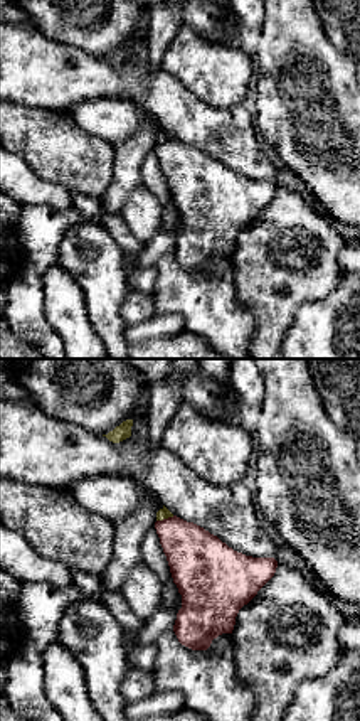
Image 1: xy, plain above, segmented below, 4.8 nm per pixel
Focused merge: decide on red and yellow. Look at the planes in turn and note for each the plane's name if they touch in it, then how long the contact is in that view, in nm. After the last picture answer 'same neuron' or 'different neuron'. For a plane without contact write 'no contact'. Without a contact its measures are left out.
contact in xy; length 90 nm

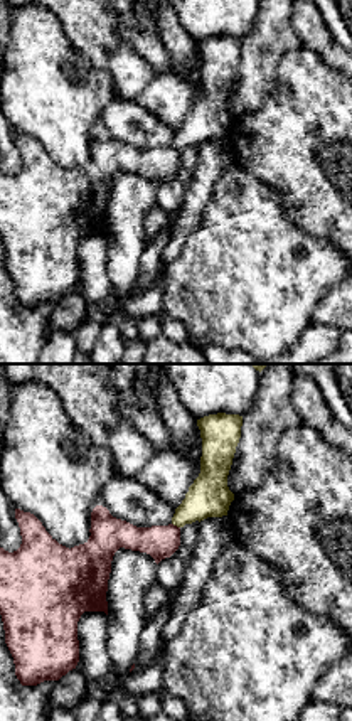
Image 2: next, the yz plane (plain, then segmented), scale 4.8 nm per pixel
contact in yz; length 50 nm

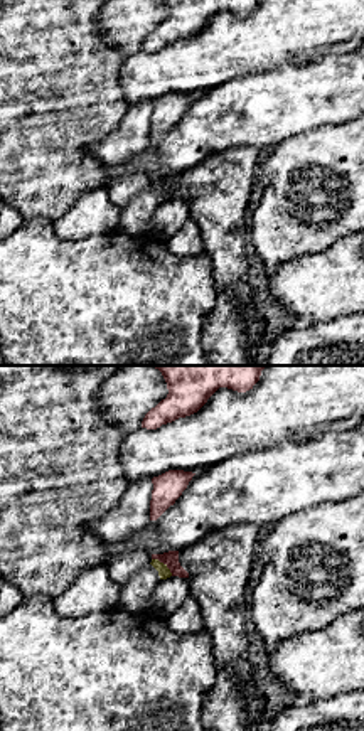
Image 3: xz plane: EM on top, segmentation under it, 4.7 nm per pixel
contact in xz; length 130 nm

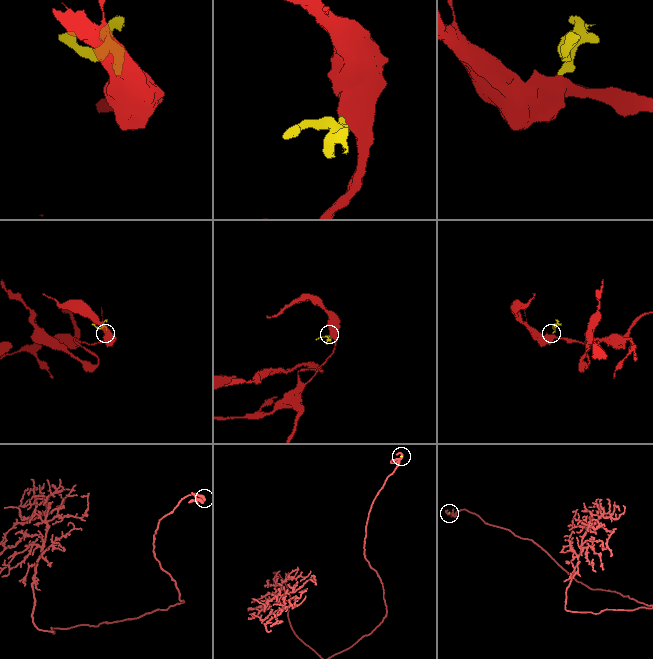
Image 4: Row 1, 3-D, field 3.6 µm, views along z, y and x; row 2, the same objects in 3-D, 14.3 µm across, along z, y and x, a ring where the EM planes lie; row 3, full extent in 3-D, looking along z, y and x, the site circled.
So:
different neuron

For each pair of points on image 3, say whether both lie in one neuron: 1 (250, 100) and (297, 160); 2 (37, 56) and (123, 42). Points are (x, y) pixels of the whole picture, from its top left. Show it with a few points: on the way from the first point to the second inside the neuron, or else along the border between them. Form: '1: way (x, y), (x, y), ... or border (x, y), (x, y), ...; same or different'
1: border (319, 127), (283, 138), (265, 150); different
2: border (96, 17), (96, 27), (101, 36), (123, 58); different

